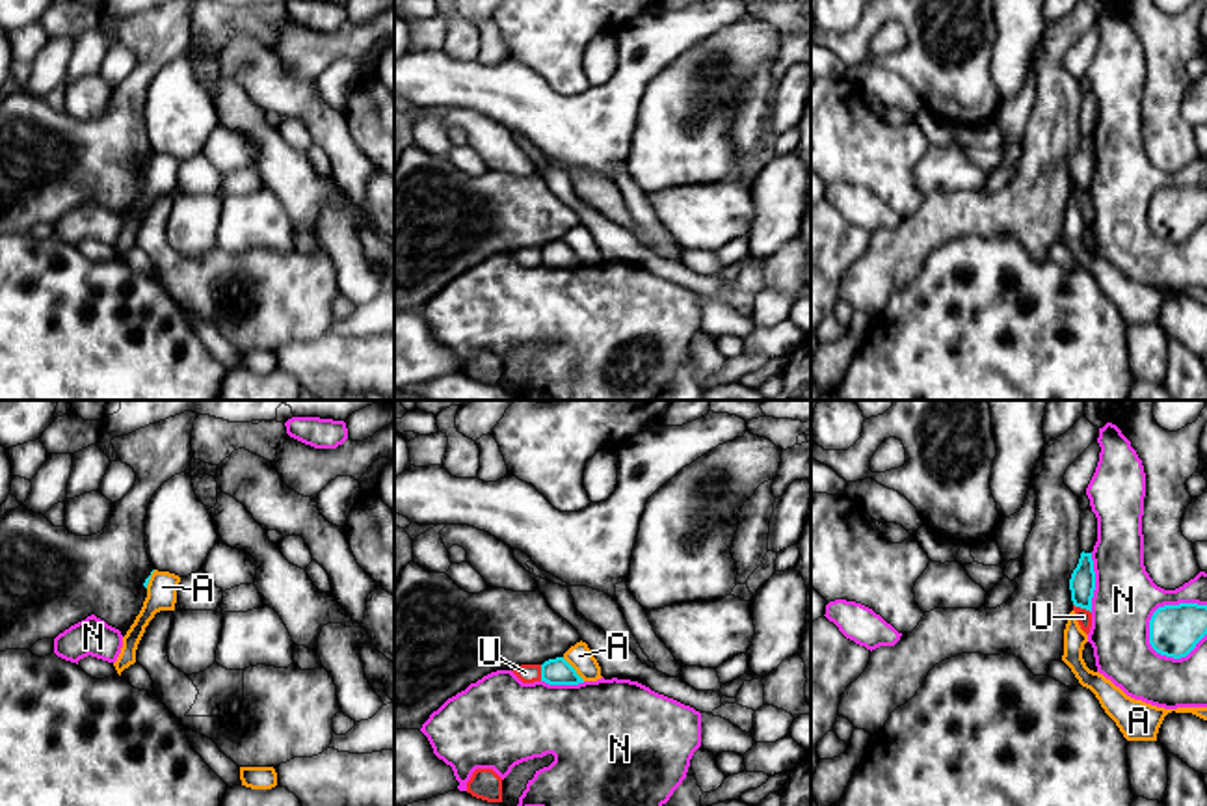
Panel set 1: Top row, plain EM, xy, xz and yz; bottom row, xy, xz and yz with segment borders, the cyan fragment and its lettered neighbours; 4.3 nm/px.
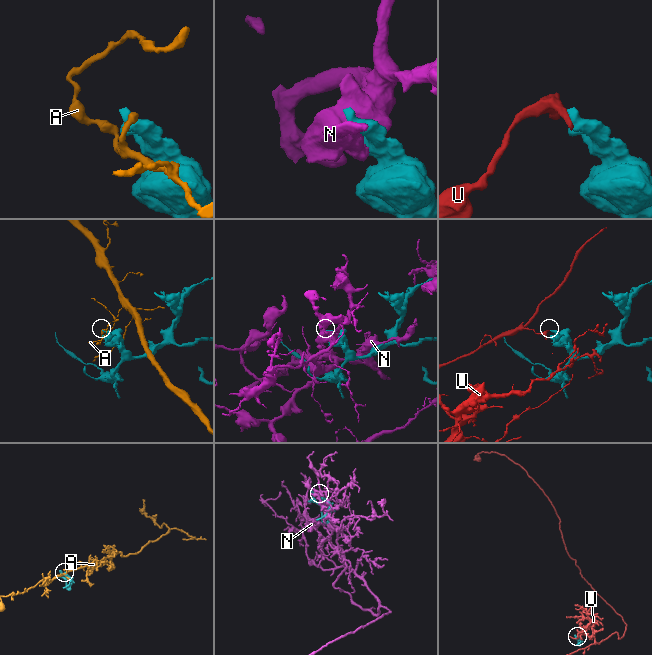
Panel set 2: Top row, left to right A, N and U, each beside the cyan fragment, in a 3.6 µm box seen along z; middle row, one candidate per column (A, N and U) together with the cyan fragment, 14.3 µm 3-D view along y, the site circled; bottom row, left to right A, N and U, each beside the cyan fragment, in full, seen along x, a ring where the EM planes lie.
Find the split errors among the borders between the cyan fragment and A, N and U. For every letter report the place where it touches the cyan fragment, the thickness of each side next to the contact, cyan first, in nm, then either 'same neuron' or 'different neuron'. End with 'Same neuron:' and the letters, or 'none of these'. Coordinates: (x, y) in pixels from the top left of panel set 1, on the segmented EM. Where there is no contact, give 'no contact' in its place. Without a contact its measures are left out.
A: meets cyan in xz at (573, 669); 110 nm thick on the cyan side, 110 nm on the other; different neuron
N: meets cyan in yz at (1165, 605); 220 nm thick on the cyan side, 280 nm on the other; different neuron
U: meets cyan in yz at (1083, 607); 110 nm thick on the cyan side, 60 nm on the other; different neuron
Same neuron: none of these

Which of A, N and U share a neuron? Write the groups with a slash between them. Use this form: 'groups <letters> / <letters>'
groups A / N / U

